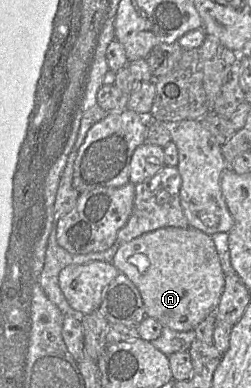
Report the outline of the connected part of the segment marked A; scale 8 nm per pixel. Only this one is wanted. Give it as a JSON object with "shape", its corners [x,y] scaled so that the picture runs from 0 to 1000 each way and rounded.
{"shape":[[[765,585],[633,588],[486,626],[450,662],[446,680],[550,745],[582,817],[602,817],[649,843],[709,856],[777,851],[829,812],[853,809],[896,735],[900,711],[841,608]]]}

